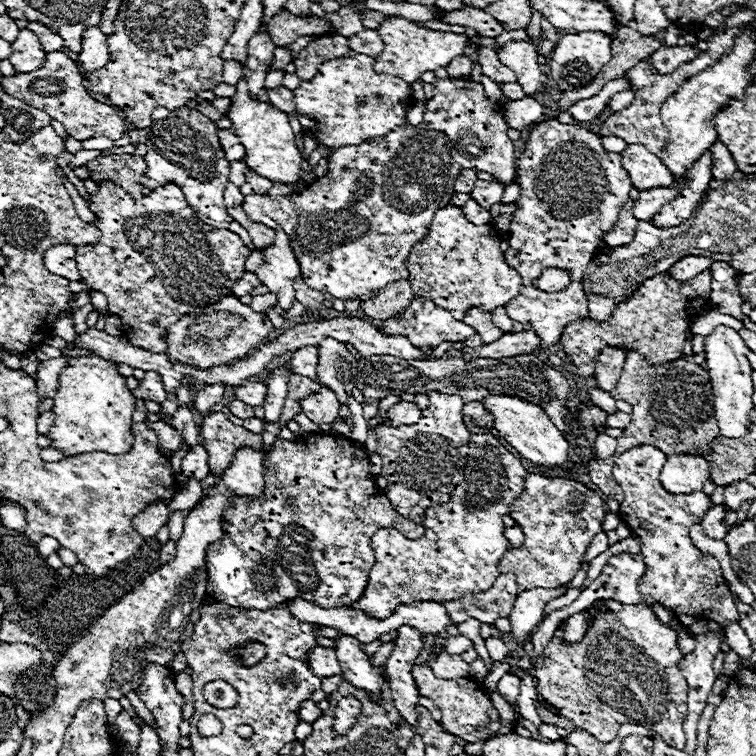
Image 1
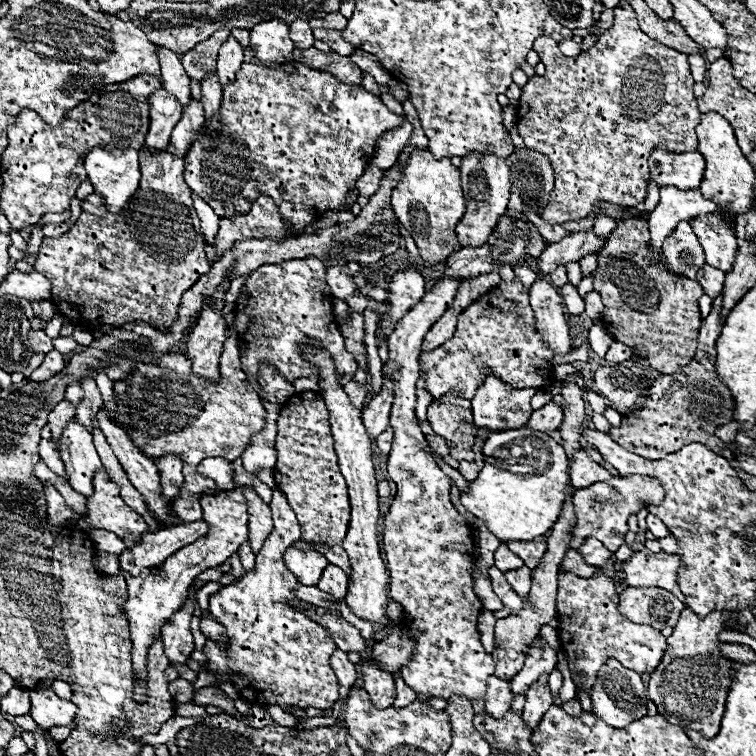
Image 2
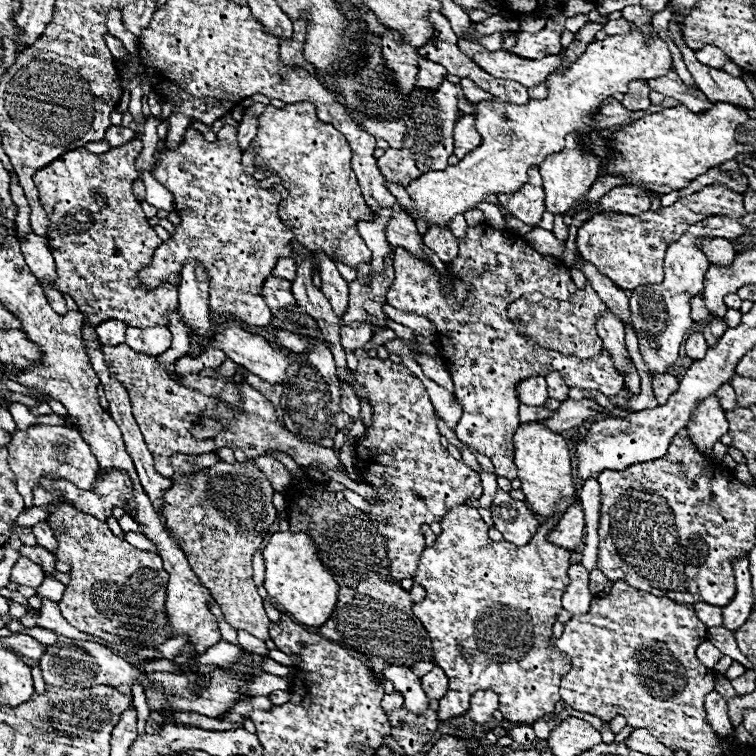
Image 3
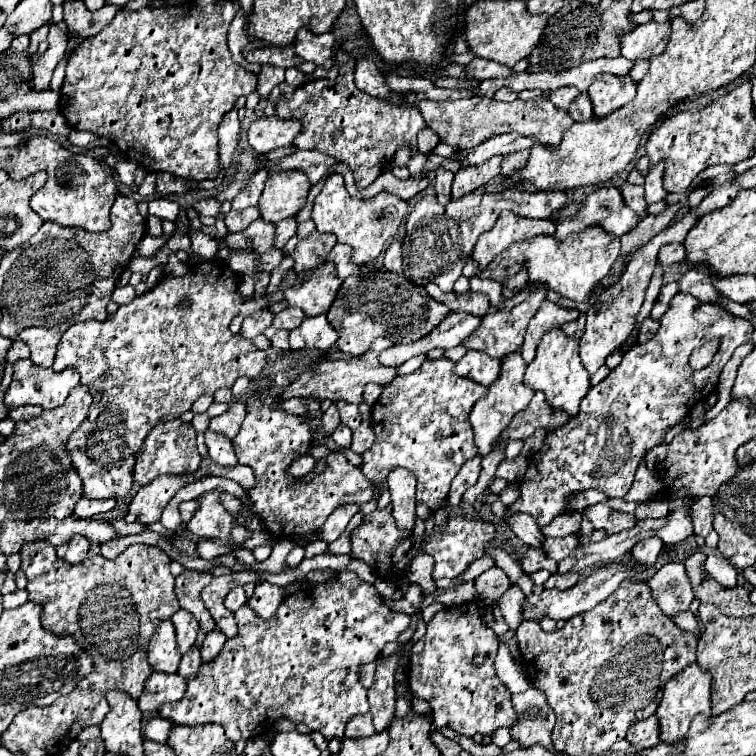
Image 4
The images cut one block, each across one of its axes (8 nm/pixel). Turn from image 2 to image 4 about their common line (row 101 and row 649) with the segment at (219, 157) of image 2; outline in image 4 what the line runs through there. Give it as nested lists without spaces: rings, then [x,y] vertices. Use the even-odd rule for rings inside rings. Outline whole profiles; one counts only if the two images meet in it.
[[[350,572],[336,574],[332,580],[316,586],[304,584],[298,592],[284,598],[282,606],[270,622],[260,620],[248,604],[236,610],[234,616],[238,620],[238,634],[224,644],[214,662],[200,666],[196,678],[188,680],[184,698],[172,704],[164,704],[160,716],[184,726],[198,726],[208,722],[222,724],[226,736],[232,742],[266,734],[270,722],[282,716],[292,722],[304,722],[328,740],[332,736],[342,738],[346,722],[356,714],[368,712],[366,688],[358,682],[358,666],[376,660],[384,644],[396,640],[398,634],[410,626],[412,618],[410,614],[394,612],[384,602],[372,602],[370,594],[354,598],[354,584],[344,576],[350,576]]]

